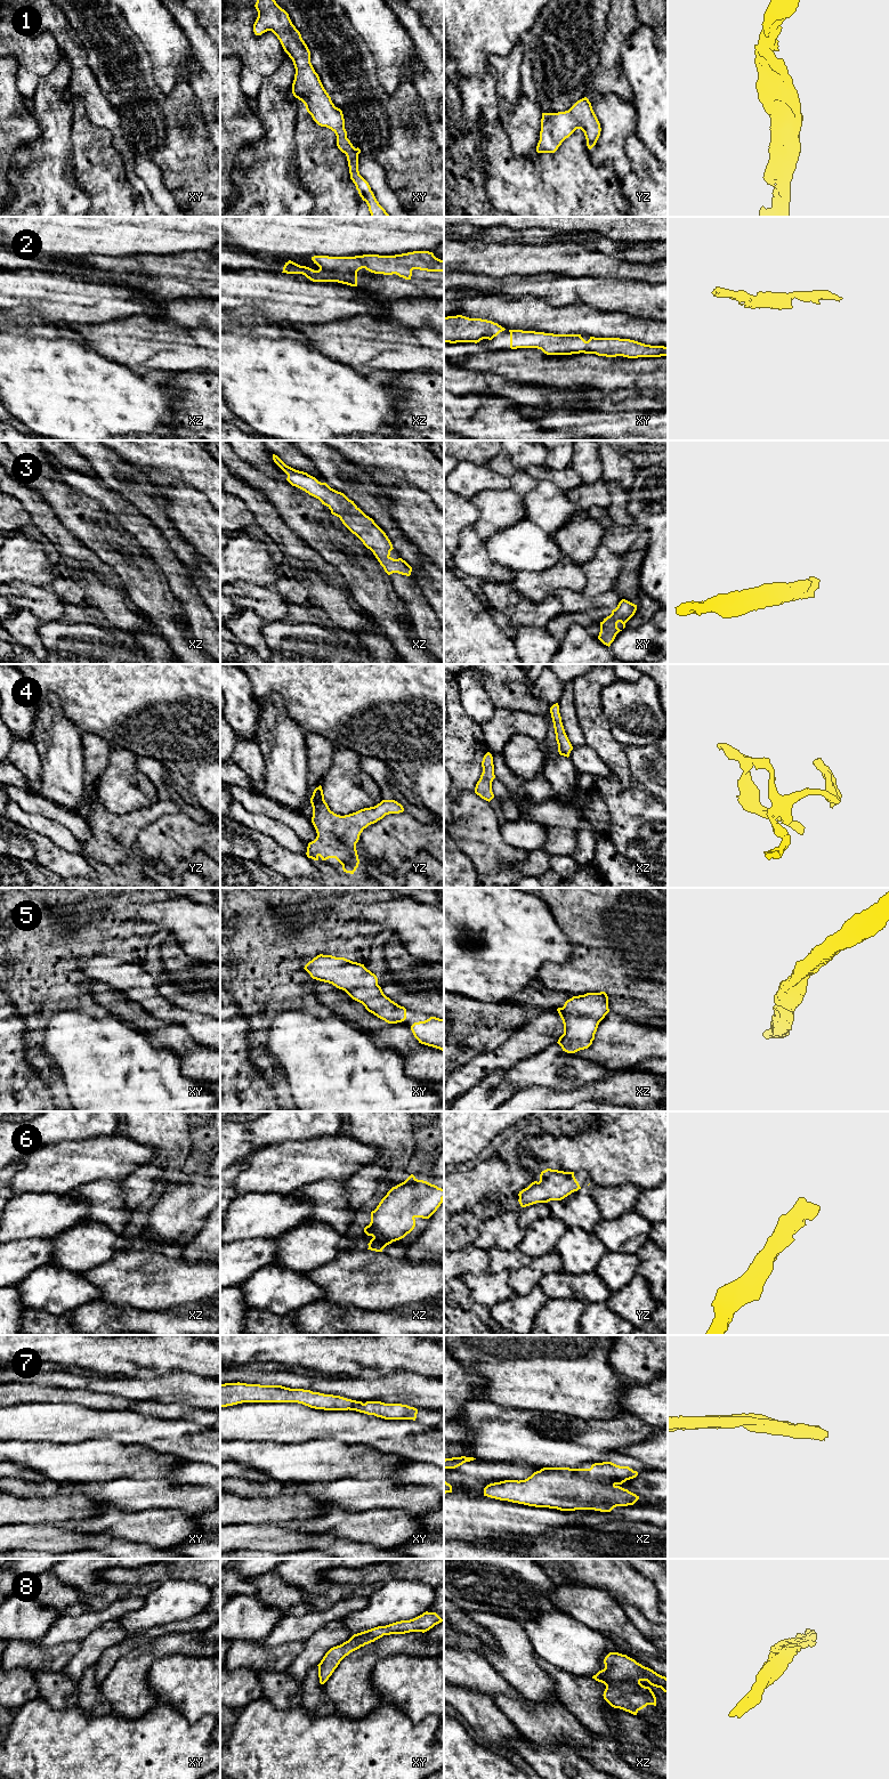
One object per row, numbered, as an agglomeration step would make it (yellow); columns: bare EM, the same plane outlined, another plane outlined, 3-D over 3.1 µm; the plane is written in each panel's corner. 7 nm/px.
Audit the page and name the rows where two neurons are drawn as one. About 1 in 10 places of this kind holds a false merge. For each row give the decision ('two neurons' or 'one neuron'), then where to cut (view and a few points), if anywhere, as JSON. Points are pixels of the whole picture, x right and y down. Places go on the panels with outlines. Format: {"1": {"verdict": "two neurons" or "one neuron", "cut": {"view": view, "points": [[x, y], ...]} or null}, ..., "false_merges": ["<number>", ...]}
{"1": {"verdict": "one neuron", "cut": null}, "2": {"verdict": "one neuron", "cut": null}, "3": {"verdict": "one neuron", "cut": null}, "4": {"verdict": "one neuron", "cut": null}, "5": {"verdict": "one neuron", "cut": null}, "6": {"verdict": "one neuron", "cut": null}, "7": {"verdict": "one neuron", "cut": null}, "8": {"verdict": "one neuron", "cut": null}, "false_merges": []}

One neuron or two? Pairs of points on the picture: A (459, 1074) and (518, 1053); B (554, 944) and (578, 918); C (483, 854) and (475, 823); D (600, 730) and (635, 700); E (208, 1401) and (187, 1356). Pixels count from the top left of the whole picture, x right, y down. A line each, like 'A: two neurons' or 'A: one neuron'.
A: one neuron
B: two neurons
C: one neuron
D: two neurons
E: two neurons

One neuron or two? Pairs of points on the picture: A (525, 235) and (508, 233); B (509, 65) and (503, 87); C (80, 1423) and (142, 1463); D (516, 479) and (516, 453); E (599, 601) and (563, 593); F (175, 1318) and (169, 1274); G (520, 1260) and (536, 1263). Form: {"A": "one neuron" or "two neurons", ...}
{"A": "one neuron", "B": "one neuron", "C": "two neurons", "D": "two neurons", "E": "one neuron", "F": "two neurons", "G": "two neurons"}

